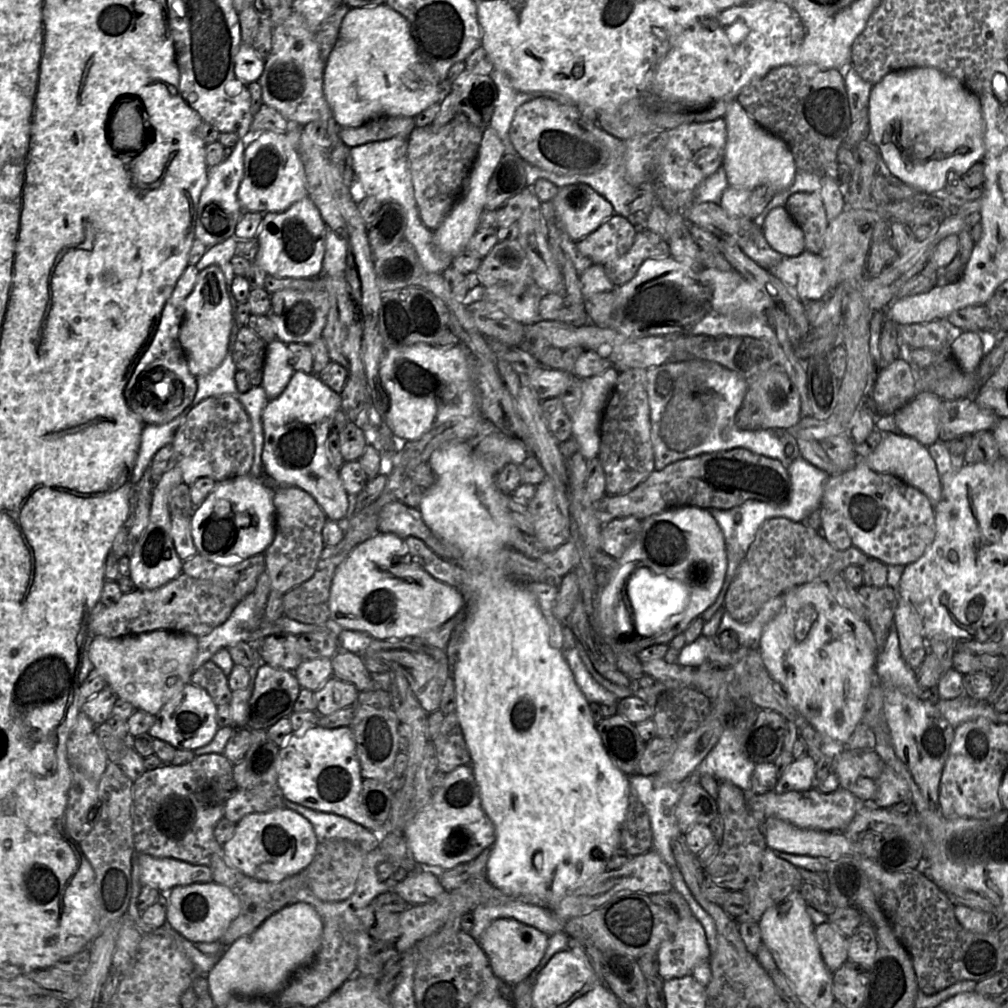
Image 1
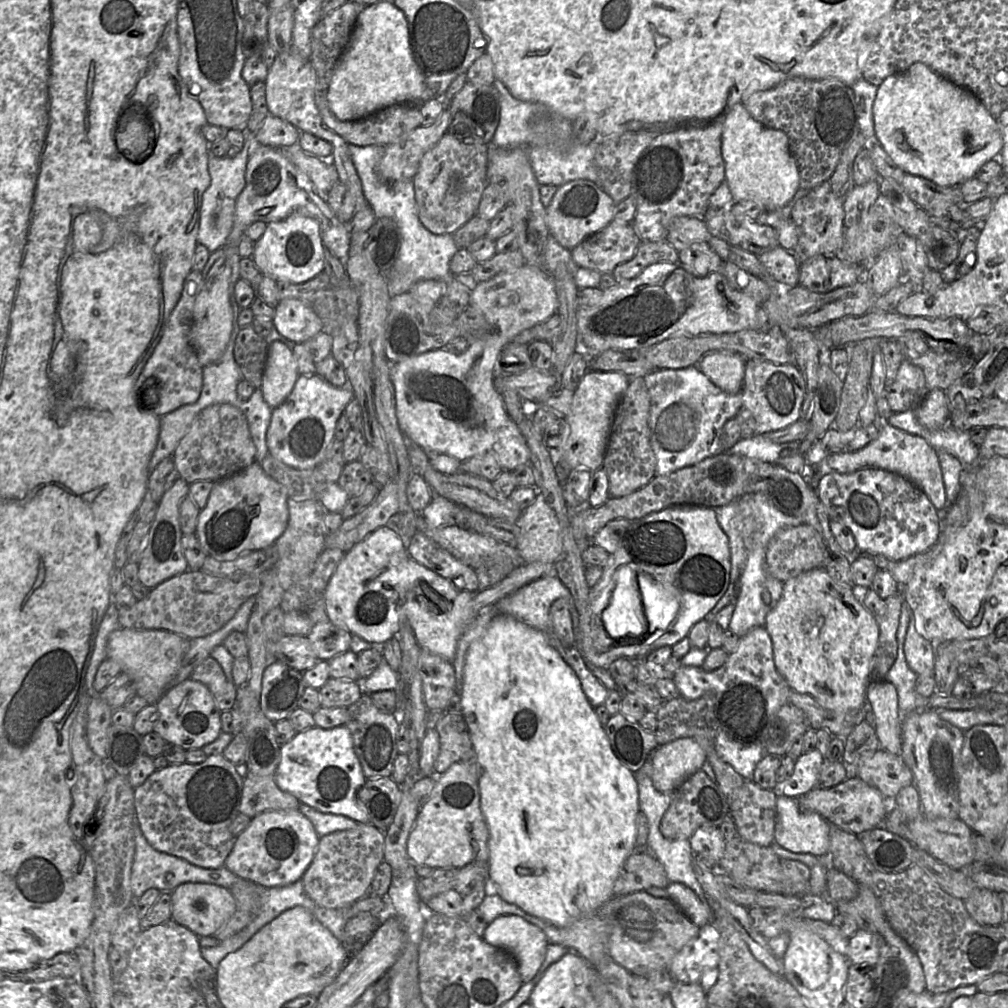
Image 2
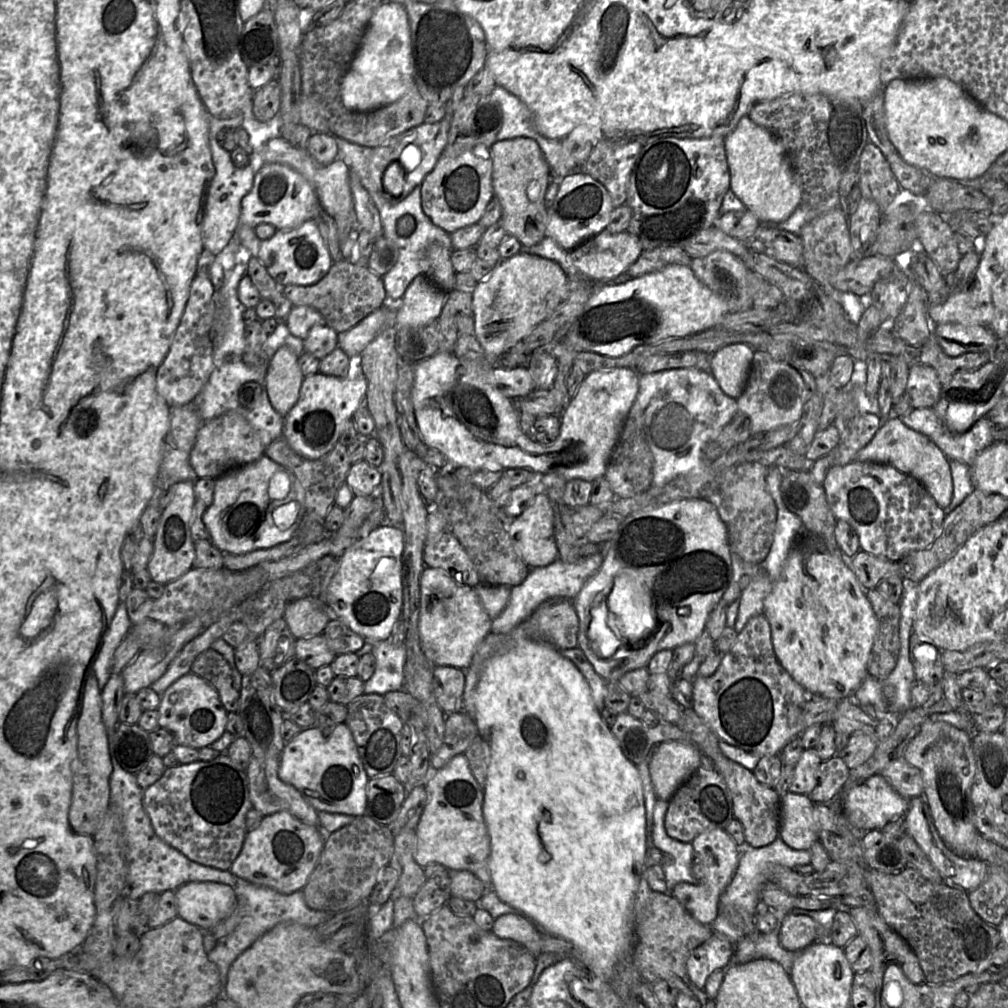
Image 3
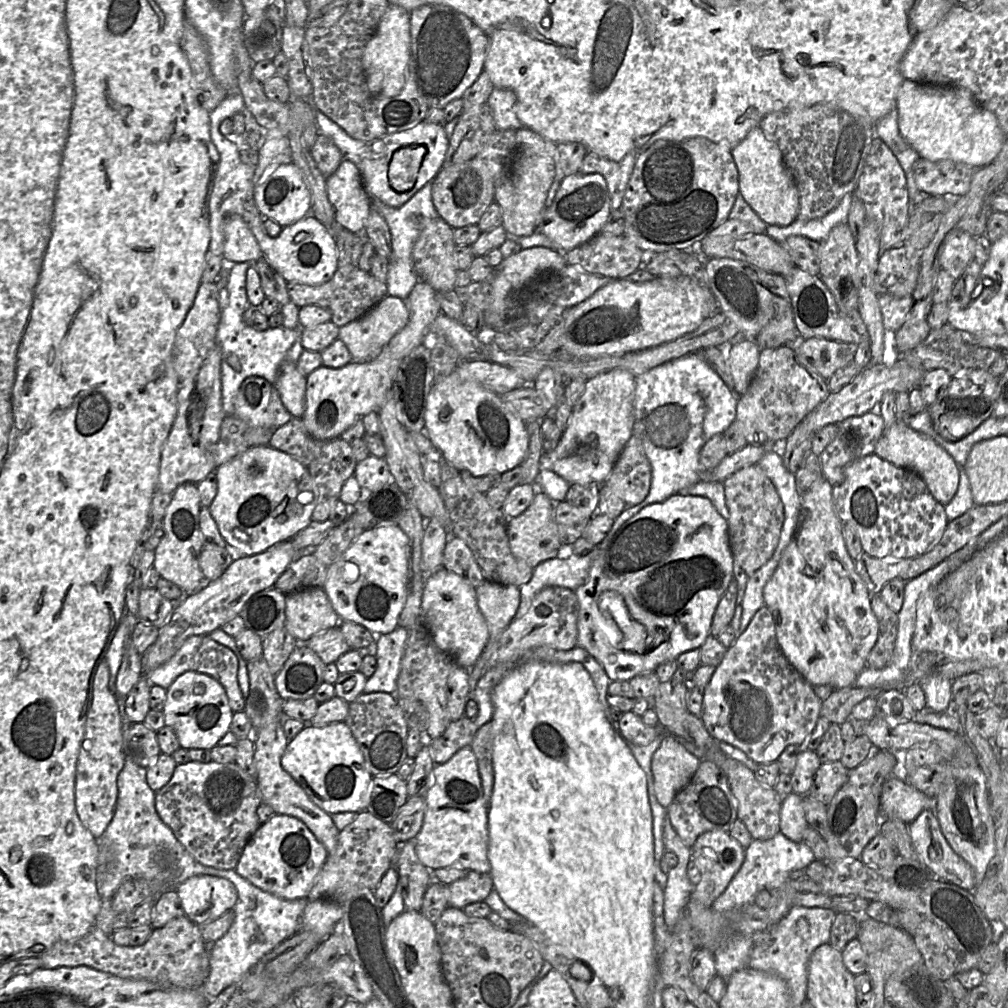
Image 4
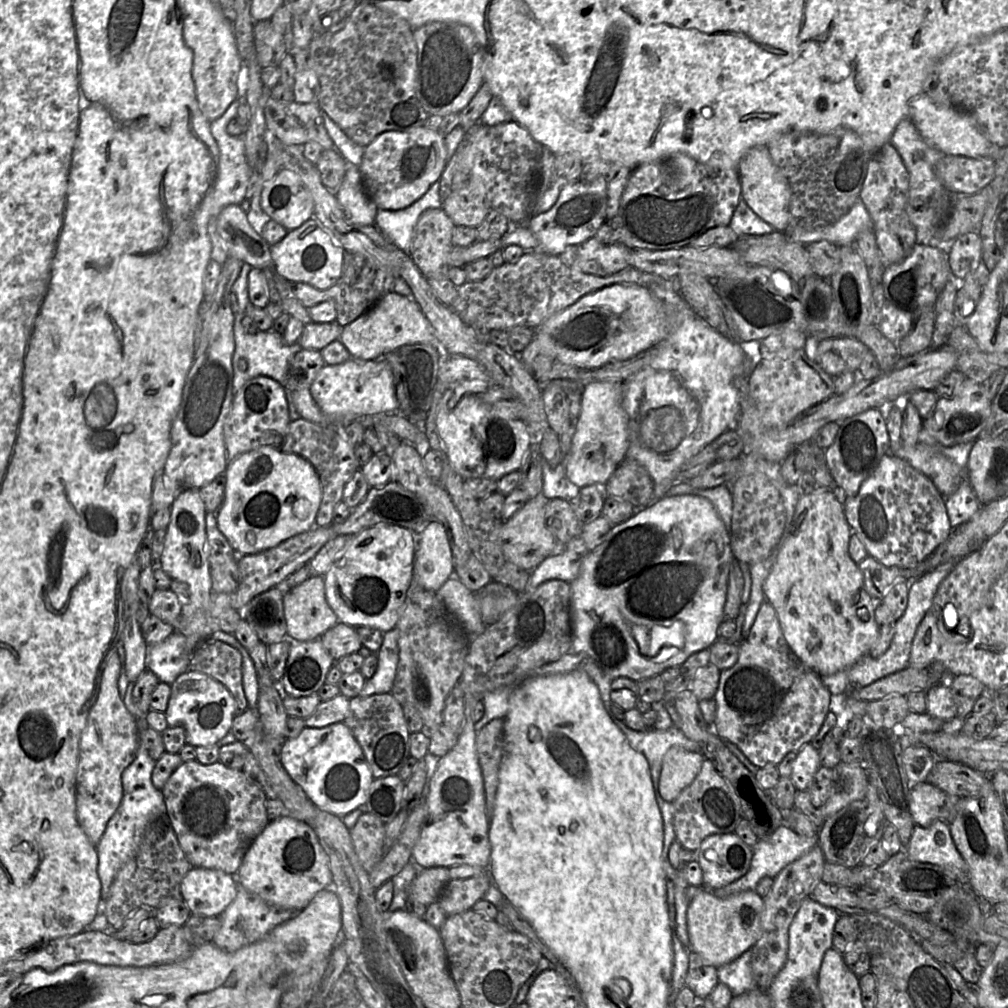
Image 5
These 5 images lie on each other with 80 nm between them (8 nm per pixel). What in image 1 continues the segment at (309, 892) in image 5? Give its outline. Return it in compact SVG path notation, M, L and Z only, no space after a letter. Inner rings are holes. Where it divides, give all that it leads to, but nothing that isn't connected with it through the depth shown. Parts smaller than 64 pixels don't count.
M285 806L251 813L236 823L233 837L223 844L227 862L245 875L265 882L280 882L304 872L312 862L319 841L310 821Z

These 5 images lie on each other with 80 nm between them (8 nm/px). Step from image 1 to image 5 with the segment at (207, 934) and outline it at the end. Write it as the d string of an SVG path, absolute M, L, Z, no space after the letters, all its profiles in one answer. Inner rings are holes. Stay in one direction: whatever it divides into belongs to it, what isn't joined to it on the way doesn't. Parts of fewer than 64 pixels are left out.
M190 867L181 881L181 898L191 915L219 917L237 896L234 875L217 869Z

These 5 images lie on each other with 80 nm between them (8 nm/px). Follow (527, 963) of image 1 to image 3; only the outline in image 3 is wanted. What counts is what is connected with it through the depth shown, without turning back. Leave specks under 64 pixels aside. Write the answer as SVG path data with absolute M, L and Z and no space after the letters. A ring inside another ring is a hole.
M515 914L501 915L495 919L491 931L501 939L510 939L520 943L536 958L542 953L540 932L522 916Z

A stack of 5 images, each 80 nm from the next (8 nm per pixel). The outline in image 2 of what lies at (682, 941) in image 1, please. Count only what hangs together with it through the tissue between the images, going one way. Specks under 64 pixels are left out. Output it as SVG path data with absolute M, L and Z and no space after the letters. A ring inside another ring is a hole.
M706 924L672 959L668 971L677 982L699 983L702 973L719 964L719 938L716 926Z

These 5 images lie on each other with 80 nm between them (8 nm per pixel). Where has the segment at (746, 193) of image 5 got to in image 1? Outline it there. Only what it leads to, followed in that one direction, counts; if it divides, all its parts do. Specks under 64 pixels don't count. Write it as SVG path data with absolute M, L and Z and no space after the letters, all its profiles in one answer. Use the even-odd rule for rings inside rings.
M736 100L729 103L723 118L727 127L723 167L728 185L745 190L765 186L773 191L773 195L788 188L797 172L795 160L788 145L757 124Z

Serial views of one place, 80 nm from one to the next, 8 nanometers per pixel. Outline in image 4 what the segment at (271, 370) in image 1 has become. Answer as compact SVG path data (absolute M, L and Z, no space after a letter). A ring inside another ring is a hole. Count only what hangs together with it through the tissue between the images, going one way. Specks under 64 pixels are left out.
M284 361L280 365L275 388L289 413L301 418L305 411L306 377L299 372L296 363Z

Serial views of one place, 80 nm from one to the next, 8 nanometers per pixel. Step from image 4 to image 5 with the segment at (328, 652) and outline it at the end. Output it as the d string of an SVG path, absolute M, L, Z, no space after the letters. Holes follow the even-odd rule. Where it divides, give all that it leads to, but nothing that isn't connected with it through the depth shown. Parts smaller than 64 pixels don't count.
M337 622L320 637L324 647L338 661L345 655L358 652L362 647L356 627Z

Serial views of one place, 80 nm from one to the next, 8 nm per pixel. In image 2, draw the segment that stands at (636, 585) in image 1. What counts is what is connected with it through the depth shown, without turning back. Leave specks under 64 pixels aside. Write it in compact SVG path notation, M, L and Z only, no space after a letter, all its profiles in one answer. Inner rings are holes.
M639 574L638 585L647 625L657 630L667 628L678 613L677 599L646 574Z

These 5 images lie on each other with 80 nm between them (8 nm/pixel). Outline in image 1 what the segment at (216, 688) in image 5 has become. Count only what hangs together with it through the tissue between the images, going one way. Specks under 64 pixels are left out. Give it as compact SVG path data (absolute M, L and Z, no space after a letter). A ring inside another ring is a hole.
M189 682L162 706L148 733L176 749L193 751L210 743L218 729L217 705L205 689Z

